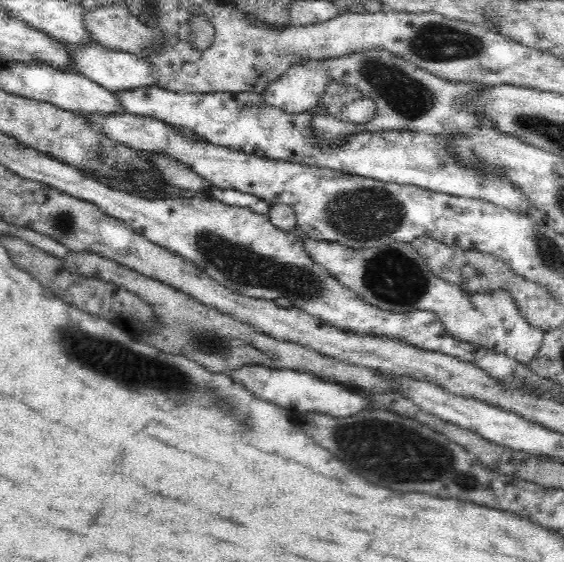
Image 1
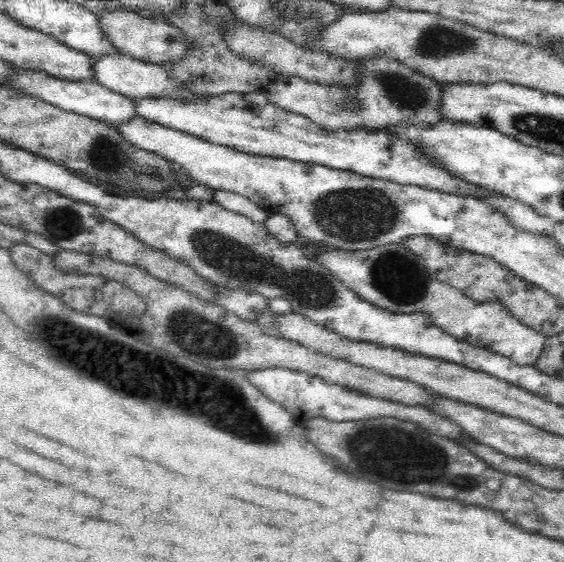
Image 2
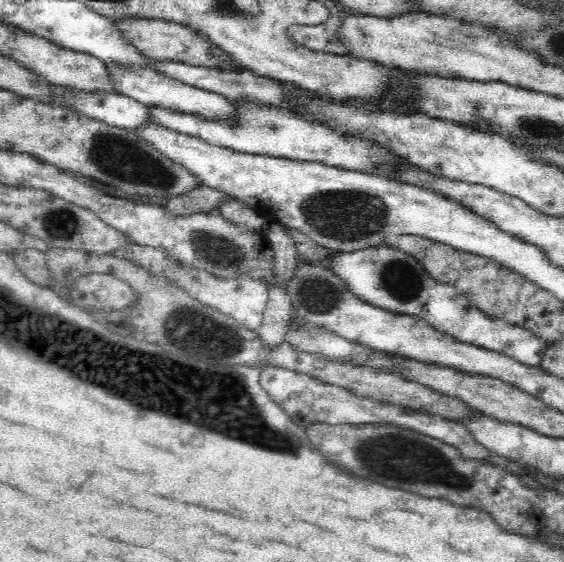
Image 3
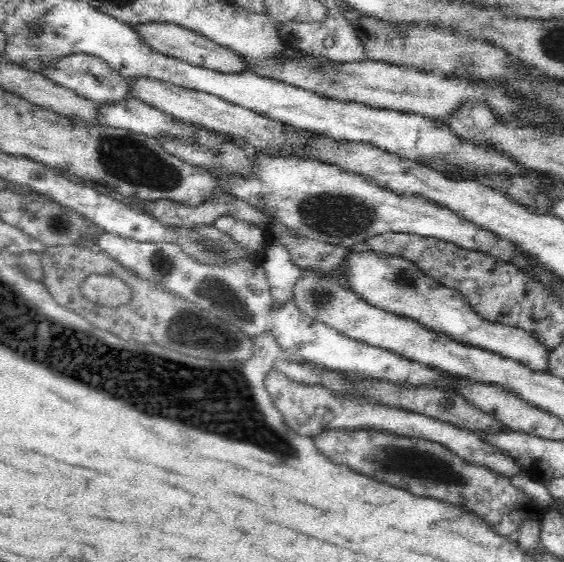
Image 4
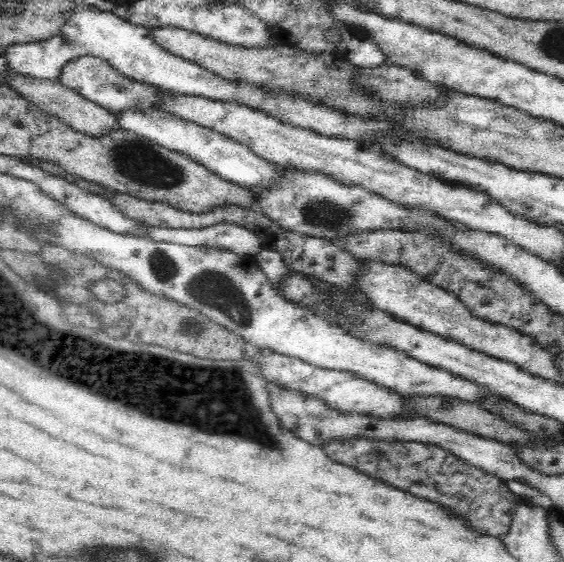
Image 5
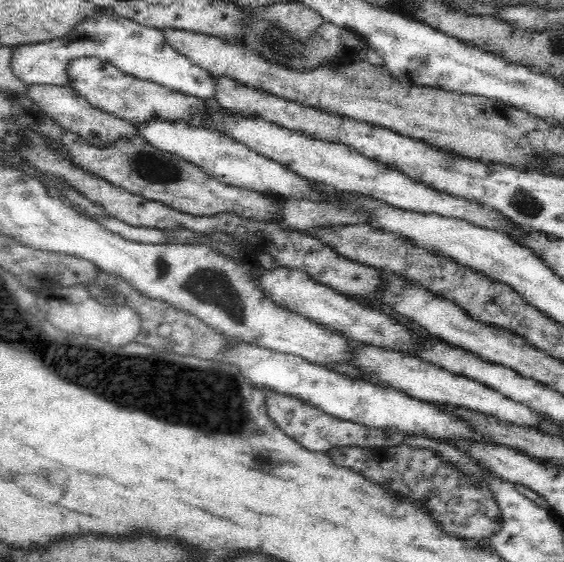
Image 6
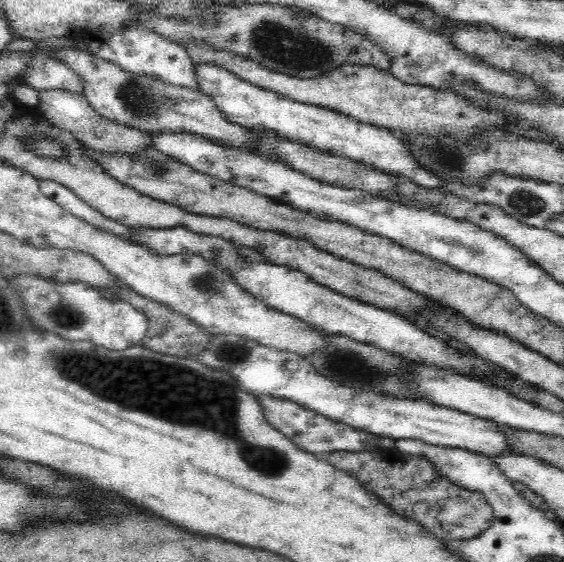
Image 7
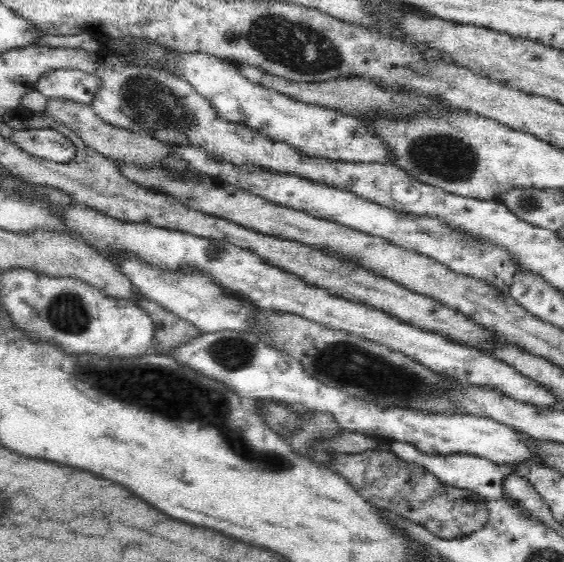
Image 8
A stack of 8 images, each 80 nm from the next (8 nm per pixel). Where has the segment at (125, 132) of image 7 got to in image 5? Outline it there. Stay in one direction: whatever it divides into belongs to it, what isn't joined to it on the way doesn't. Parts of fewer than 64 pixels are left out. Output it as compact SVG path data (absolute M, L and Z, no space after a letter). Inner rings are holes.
M9 68L7 74L4 75L2 85L10 87L19 96L26 98L30 103L38 105L42 111L58 117L58 120L61 120L70 128L88 136L101 136L104 132L109 132L112 128L118 127L118 121L116 121L114 113L99 107L98 104L84 98L84 95L80 95L71 88L66 88L66 86L58 81L34 79L33 76L18 75L18 73L14 73Z

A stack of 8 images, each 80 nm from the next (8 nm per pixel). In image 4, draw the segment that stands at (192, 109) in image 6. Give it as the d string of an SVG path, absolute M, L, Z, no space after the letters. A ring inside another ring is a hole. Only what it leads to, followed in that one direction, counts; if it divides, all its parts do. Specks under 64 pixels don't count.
M78 53L77 55L64 56L62 59L54 59L53 63L50 63L49 67L46 67L44 72L40 72L40 74L95 104L117 103L118 100L132 96L129 91L129 79L117 74L106 62L96 56Z

